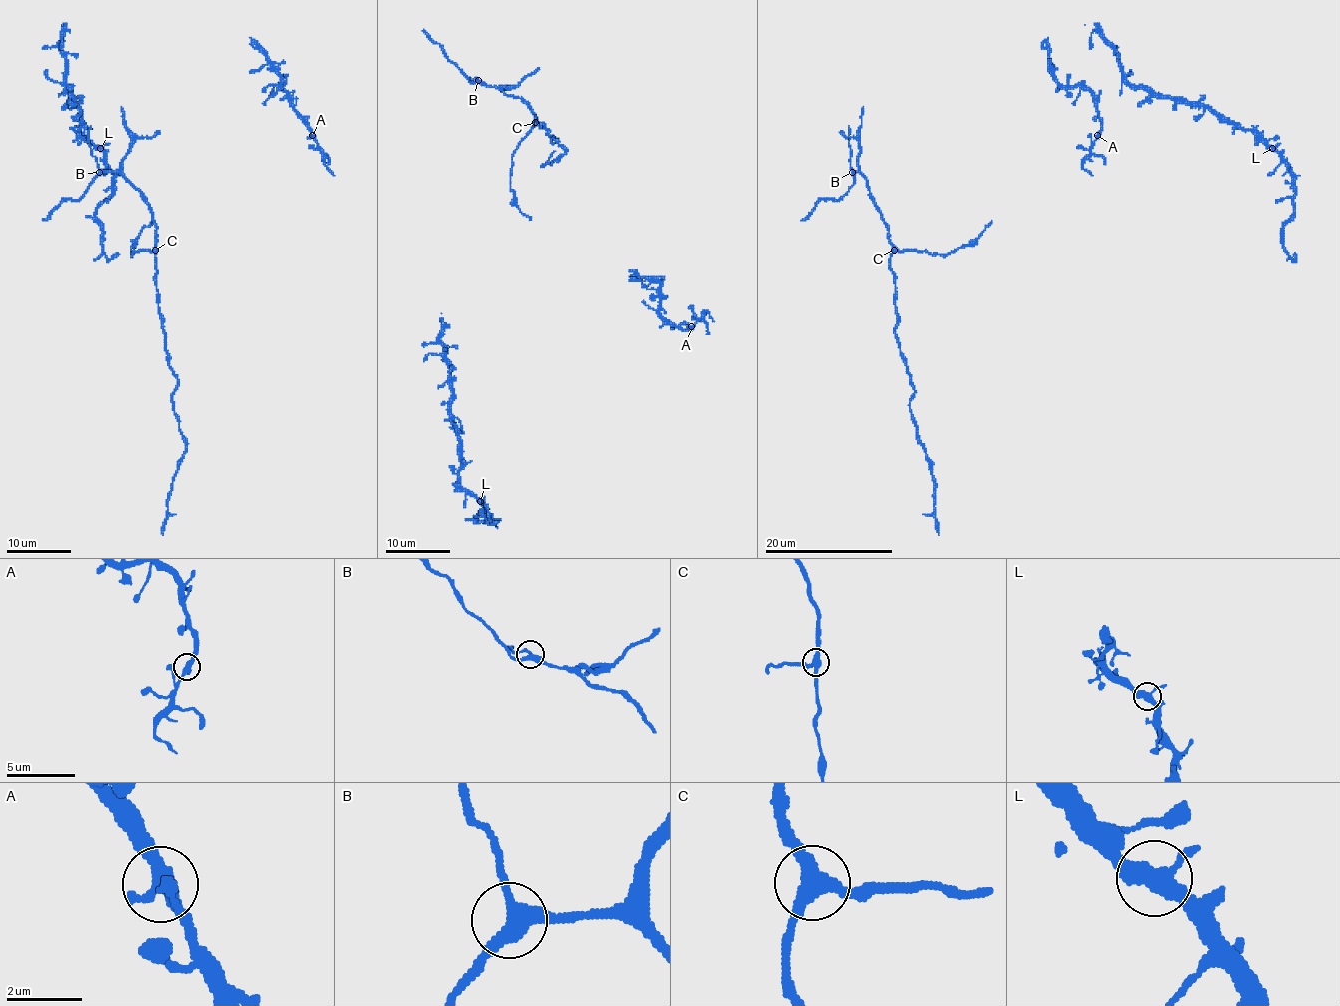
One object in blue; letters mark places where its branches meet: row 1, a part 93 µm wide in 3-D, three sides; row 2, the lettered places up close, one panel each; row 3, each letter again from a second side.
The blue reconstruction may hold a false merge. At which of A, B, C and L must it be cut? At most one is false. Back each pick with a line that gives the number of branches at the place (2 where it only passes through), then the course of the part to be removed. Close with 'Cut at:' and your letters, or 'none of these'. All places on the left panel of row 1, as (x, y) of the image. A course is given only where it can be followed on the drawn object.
Cut at: none of these

